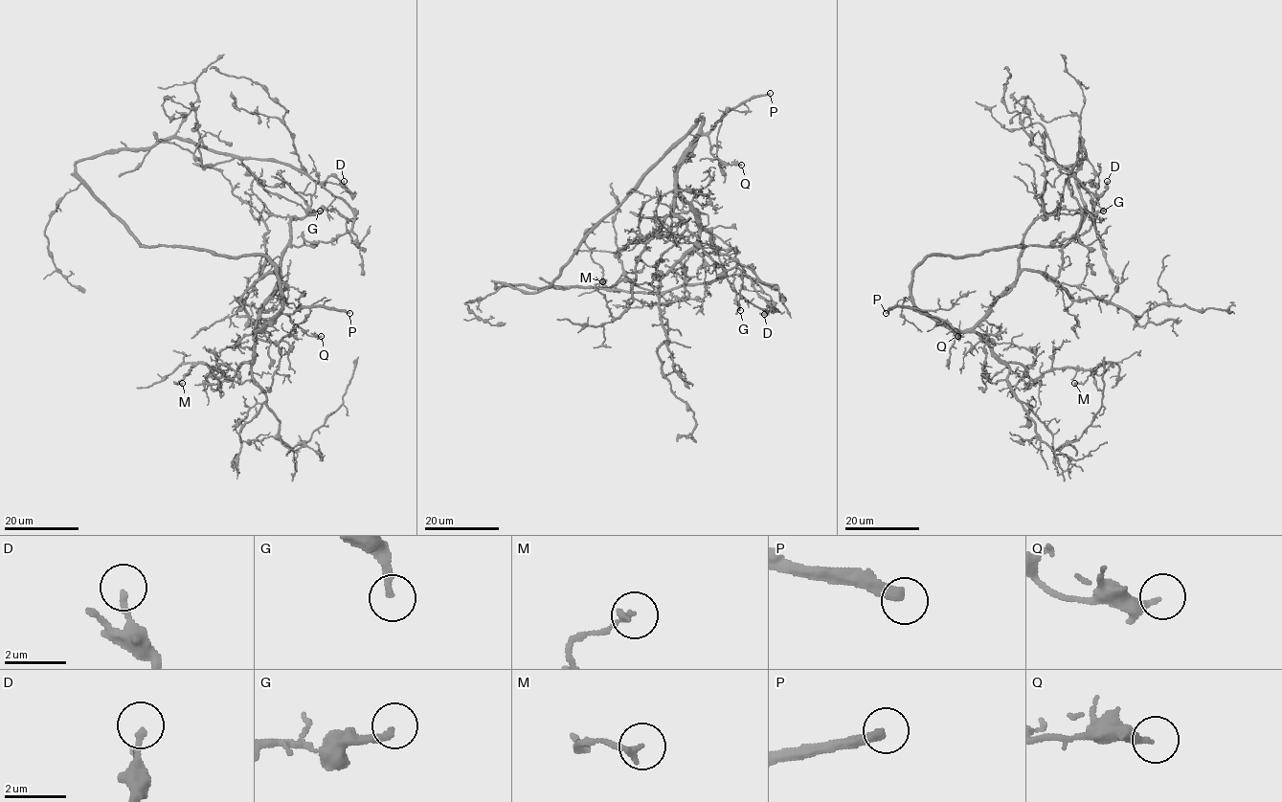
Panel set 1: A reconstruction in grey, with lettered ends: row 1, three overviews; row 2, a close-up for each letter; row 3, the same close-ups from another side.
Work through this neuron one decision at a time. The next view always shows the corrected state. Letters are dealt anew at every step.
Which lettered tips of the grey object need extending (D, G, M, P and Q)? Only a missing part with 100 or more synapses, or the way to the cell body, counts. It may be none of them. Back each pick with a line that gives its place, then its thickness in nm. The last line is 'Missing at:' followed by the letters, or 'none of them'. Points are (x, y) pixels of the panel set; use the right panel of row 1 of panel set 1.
P: (886, 313) | 320 nm
Missing at: P

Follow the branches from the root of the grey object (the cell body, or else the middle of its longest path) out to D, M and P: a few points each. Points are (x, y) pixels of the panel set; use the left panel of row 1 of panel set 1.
D: (174, 245), (141, 245), (76, 164), (182, 138), (287, 163), (317, 182), (334, 176), (352, 195), (344, 181)
M: (174, 245), (263, 256), (282, 300), (257, 333), (251, 362), (230, 379), (197, 363), (174, 383), (182, 383)
P: (174, 245), (231, 256), (263, 256), (278, 275), (283, 313), (304, 306), (349, 313)

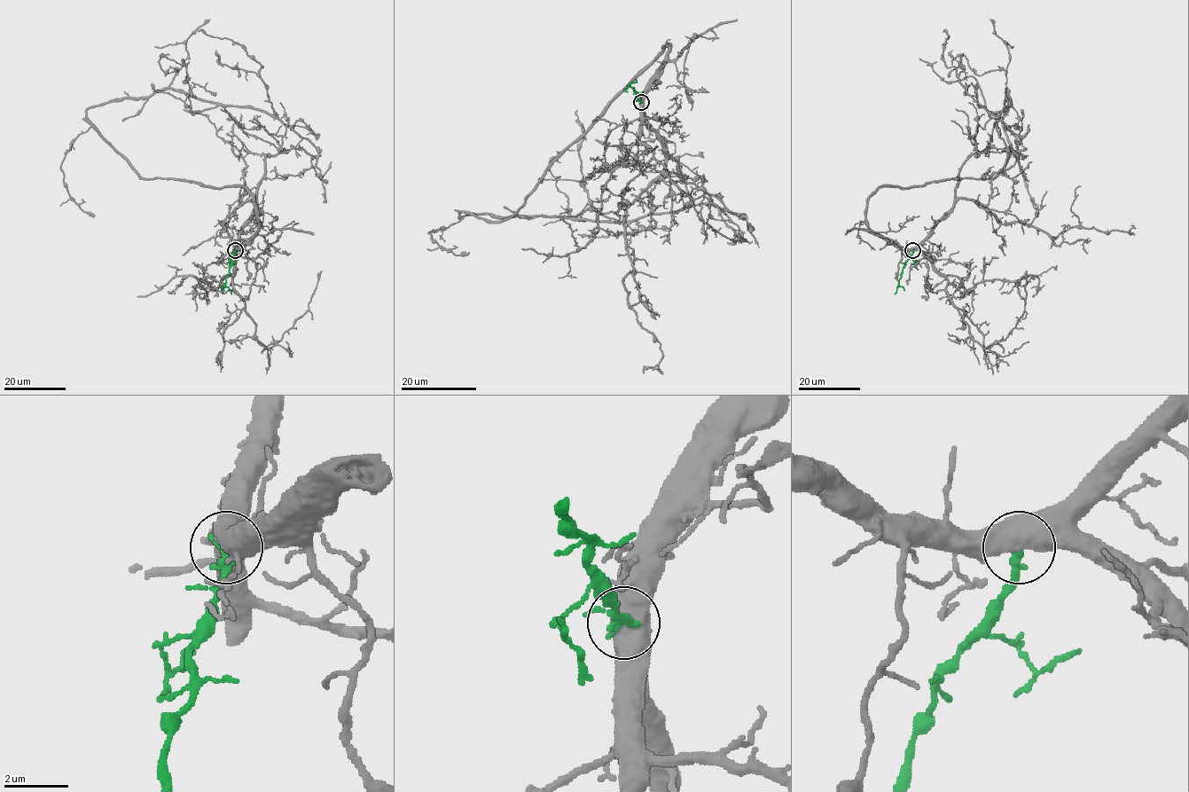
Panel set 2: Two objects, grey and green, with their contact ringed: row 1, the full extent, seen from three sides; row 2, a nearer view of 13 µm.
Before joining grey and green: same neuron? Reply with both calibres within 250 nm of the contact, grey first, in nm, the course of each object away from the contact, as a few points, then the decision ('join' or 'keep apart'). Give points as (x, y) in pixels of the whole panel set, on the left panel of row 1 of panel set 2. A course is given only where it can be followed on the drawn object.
calibres 800 and 320 nm; course grey (235, 250), (257, 230), (242, 186), (144, 179), (87, 115), (167, 89), (277, 115), (262, 66), (198, 32); course green (235, 250), (226, 278), (226, 286), (231, 294); keep apart

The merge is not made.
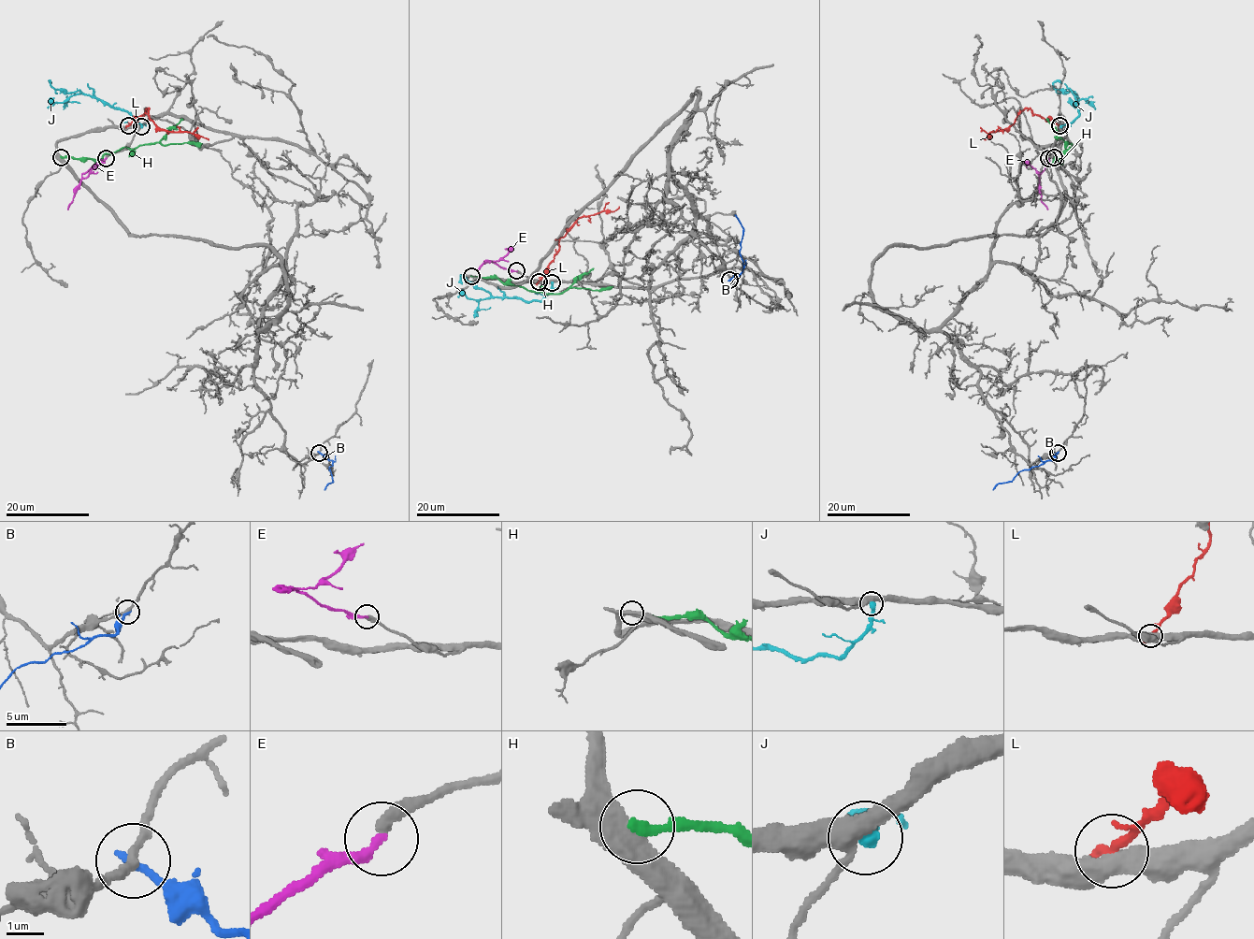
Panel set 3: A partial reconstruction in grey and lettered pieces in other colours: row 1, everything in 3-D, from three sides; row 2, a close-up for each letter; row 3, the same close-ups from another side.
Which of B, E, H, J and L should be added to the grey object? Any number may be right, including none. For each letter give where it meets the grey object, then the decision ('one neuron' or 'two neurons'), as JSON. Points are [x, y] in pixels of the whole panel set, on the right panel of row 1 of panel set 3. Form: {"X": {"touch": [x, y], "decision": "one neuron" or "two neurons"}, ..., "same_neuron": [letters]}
{"B": {"touch": [1058, 453], "decision": "two neurons"}, "E": {"touch": [1048, 158], "decision": "one neuron"}, "H": {"touch": [1054, 157], "decision": "two neurons"}, "J": {"touch": [1060, 126], "decision": "two neurons"}, "L": {"touch": [1059, 125], "decision": "two neurons"}, "same_neuron": ["E"]}

